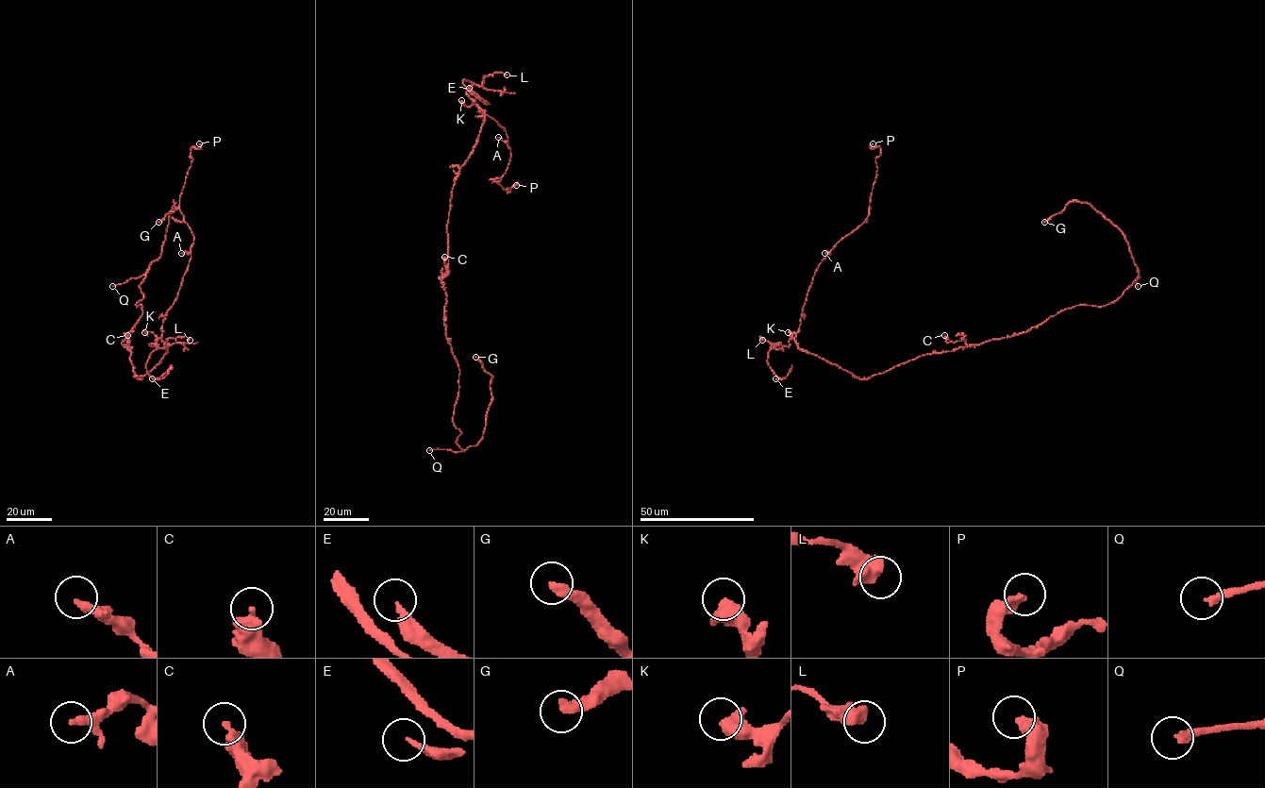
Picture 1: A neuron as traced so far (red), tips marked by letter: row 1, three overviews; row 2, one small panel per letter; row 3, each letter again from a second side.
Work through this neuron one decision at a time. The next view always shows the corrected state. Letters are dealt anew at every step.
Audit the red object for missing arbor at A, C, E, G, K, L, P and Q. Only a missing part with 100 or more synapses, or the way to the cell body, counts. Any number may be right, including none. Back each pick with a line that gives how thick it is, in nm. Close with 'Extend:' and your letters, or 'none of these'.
E: calibre 240 nm
G: calibre 400 nm
Q: calibre 280 nm
Extend: E, G, Q

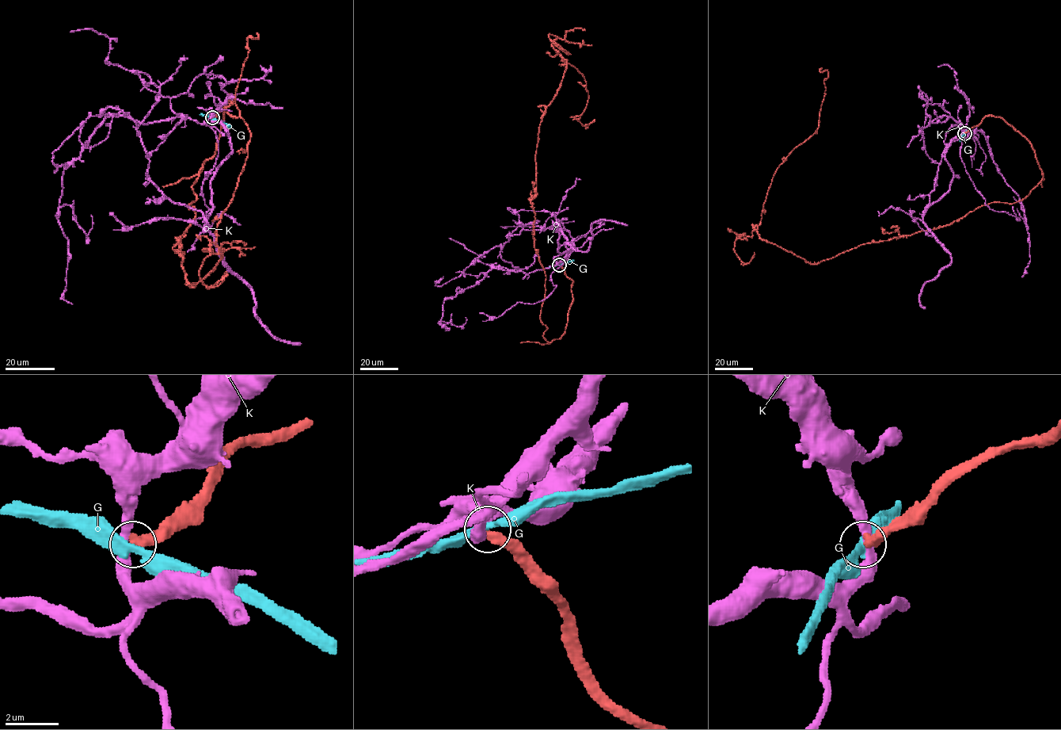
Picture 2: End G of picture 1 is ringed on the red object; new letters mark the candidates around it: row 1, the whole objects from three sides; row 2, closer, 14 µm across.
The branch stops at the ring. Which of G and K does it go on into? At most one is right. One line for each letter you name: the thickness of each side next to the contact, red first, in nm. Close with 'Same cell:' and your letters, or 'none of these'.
Same cell: none of these

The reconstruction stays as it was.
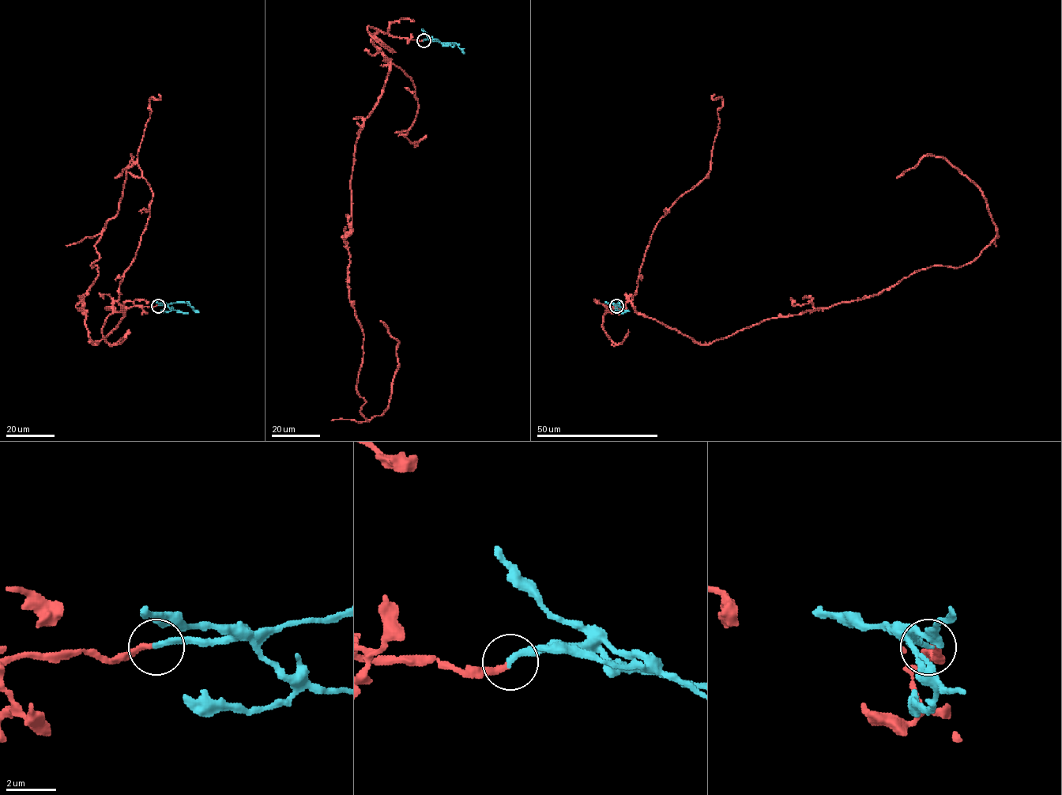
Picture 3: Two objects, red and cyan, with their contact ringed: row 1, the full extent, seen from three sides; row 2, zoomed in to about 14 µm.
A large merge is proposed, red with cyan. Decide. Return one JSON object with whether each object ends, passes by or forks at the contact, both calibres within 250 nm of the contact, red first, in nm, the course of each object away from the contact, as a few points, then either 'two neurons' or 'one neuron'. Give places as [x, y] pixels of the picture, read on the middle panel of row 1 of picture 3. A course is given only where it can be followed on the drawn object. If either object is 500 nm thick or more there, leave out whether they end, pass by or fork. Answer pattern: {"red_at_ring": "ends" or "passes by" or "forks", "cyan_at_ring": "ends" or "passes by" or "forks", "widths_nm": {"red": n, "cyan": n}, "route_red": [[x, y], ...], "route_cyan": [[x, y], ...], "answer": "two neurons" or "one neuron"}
{"red_at_ring": "ends", "cyan_at_ring": "ends", "widths_nm": {"red": 200, "cyan": 240}, "route_red": [[423, 40], [372, 37], [389, 71], [355, 143], [345, 240], [367, 420], [388, 407], [398, 367], [380, 321]], "route_cyan": [[423, 40], [432, 39], [440, 42], [454, 43], [464, 53]], "answer": "one neuron"}

